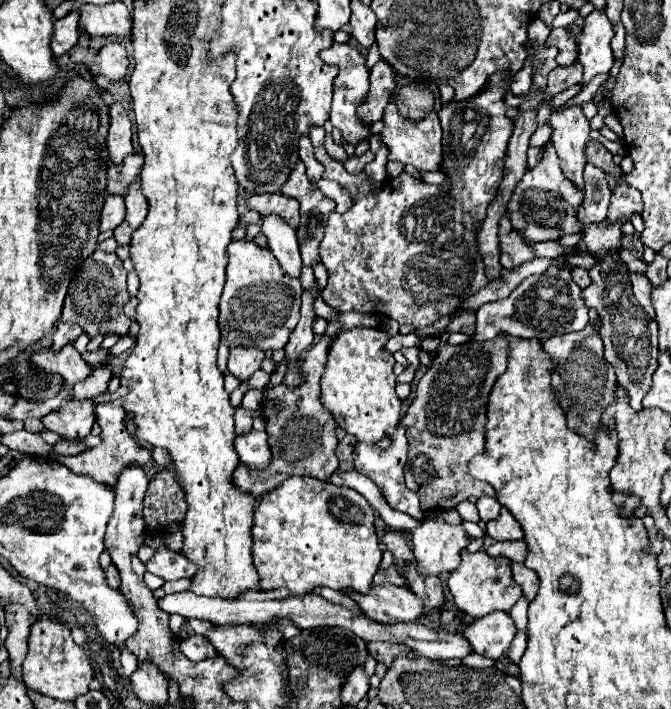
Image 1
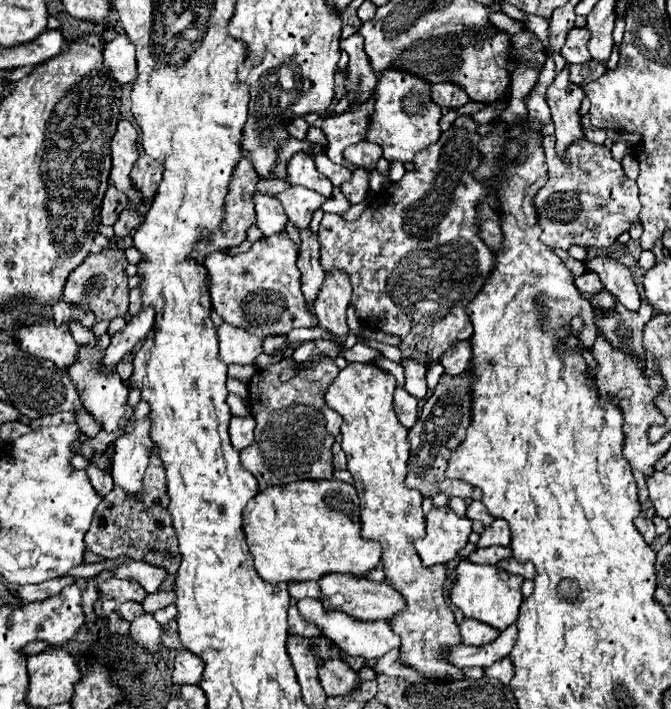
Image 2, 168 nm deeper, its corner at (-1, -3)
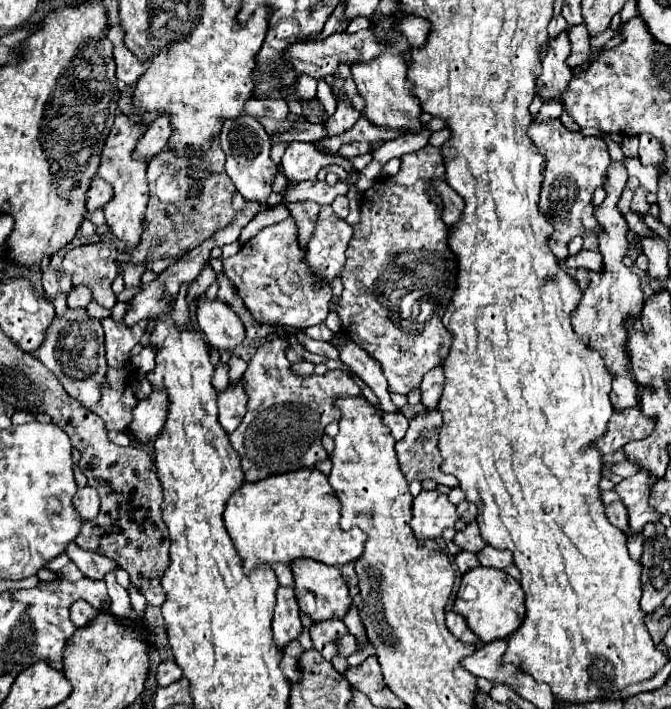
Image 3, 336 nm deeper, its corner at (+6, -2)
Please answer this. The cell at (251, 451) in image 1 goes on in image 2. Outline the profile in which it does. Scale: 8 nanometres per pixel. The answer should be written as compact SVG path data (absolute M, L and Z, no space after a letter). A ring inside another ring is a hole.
M232 415L232 419L230 419L230 439L232 439L232 445L238 451L252 443L252 439L254 439L254 419L252 419L252 415L246 415L246 417Z

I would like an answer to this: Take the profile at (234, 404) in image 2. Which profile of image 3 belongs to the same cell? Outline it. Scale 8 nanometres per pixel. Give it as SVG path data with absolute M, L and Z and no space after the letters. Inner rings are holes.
M225 364L215 368L215 374L213 374L213 386L215 386L217 392L227 390L227 386L229 386L229 376L227 376L227 372L229 372L229 368L227 368Z

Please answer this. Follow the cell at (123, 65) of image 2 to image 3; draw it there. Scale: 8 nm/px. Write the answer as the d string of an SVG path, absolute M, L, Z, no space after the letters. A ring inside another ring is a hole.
M111 26L107 38L113 42L113 58L117 64L117 80L125 84L135 84L139 76L145 72L145 64L139 62L129 48L123 44L123 28L121 26Z

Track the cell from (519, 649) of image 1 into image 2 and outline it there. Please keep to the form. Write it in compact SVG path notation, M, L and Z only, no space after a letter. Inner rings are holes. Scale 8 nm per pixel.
M504 657L500 663L492 665L490 669L486 667L486 669L484 669L484 673L486 673L486 677L494 677L494 679L498 679L502 685L508 685L508 679L512 677L510 667L512 667L510 659L508 659L508 657Z

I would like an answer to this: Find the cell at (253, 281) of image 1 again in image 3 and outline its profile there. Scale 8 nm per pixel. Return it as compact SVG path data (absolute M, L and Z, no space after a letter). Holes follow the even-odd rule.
M293 218L263 228L251 238L235 256L223 260L223 274L235 284L251 314L259 314L259 306L267 302L267 322L279 326L293 326L305 330L325 322L329 314L331 288L321 286L315 290L315 278L305 262L305 250L297 242L297 228Z

